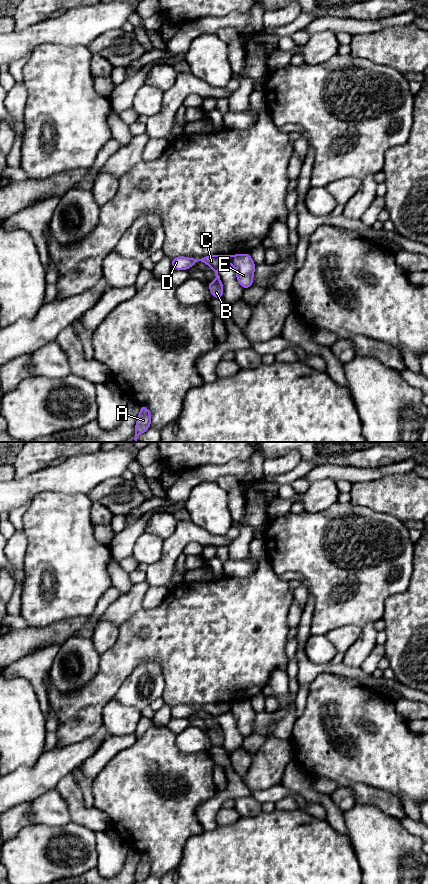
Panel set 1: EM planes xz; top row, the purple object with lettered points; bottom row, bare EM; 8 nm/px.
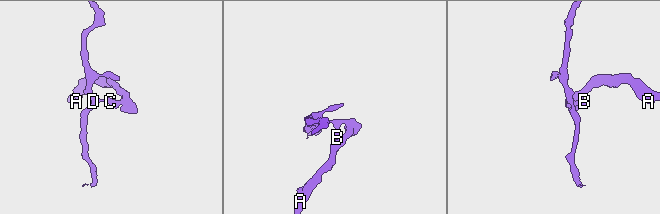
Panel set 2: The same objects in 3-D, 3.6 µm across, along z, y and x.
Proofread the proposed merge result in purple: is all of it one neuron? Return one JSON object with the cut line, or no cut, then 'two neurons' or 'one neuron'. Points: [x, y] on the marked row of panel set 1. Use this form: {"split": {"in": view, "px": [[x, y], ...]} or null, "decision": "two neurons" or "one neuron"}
{"split": {"in": "xz", "px": [[230, 256], [231, 262]]}, "decision": "two neurons"}

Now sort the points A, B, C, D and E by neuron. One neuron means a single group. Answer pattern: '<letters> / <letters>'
A E / B C D

